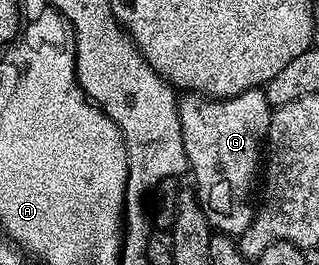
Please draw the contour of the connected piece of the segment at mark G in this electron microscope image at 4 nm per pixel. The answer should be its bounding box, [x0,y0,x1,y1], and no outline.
[177,88,272,236]

